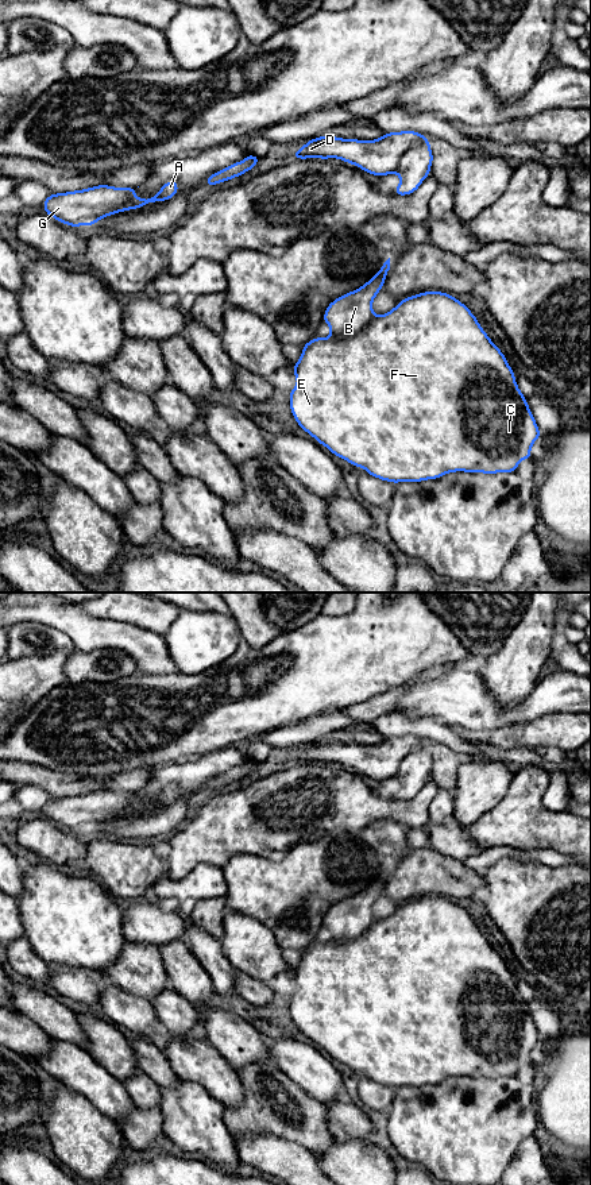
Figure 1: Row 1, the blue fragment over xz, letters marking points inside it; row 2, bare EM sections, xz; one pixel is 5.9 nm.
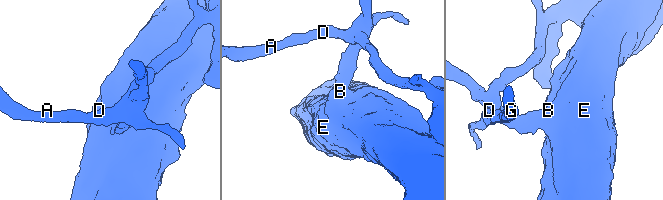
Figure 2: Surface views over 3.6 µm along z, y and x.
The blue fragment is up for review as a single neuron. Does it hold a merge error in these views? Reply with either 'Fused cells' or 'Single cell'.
Single cell

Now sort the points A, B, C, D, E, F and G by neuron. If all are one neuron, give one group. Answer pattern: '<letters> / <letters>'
A B C D E F G

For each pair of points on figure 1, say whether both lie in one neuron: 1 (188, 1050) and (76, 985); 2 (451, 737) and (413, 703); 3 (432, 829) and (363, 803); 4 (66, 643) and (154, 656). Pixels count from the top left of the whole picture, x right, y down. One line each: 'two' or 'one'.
1: two
2: two
3: two
4: two

